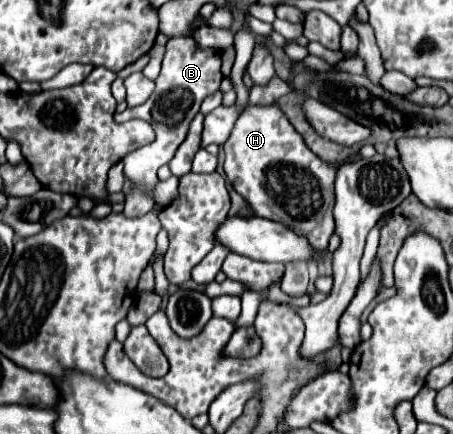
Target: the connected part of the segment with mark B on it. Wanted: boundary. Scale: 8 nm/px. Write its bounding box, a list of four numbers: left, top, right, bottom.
[114,36,222,216]

